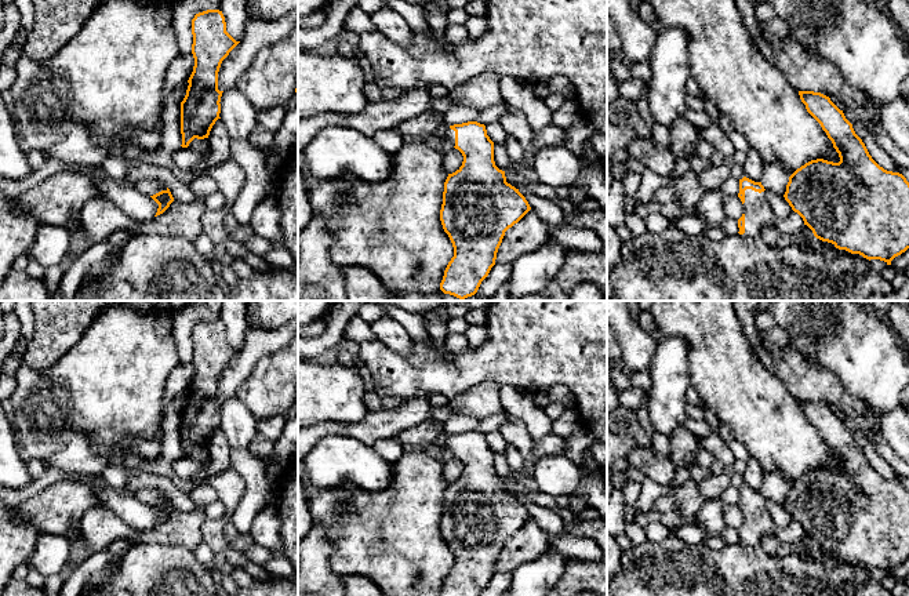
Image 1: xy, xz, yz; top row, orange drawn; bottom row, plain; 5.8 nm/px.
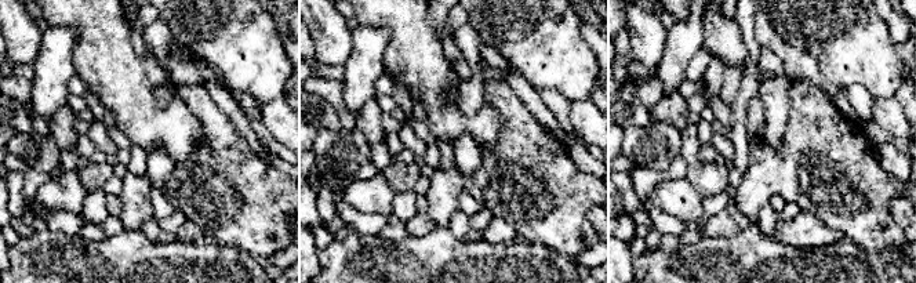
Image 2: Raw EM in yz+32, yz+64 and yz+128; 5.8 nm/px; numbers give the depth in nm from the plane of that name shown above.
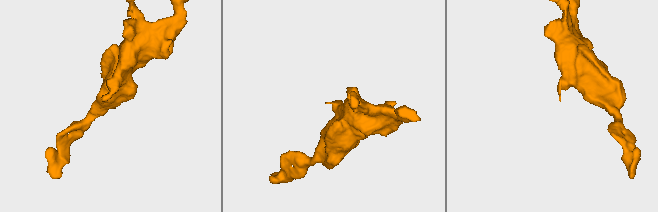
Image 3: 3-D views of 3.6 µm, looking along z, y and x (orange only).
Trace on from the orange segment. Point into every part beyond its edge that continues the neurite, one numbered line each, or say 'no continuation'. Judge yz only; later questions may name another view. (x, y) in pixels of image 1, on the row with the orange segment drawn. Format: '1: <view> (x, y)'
1: yz (757, 213)

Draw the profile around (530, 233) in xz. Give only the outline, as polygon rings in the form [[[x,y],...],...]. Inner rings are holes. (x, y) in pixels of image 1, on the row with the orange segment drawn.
[[[530,210],[505,232],[495,264],[513,264],[520,255],[537,251],[549,243],[549,226]]]

